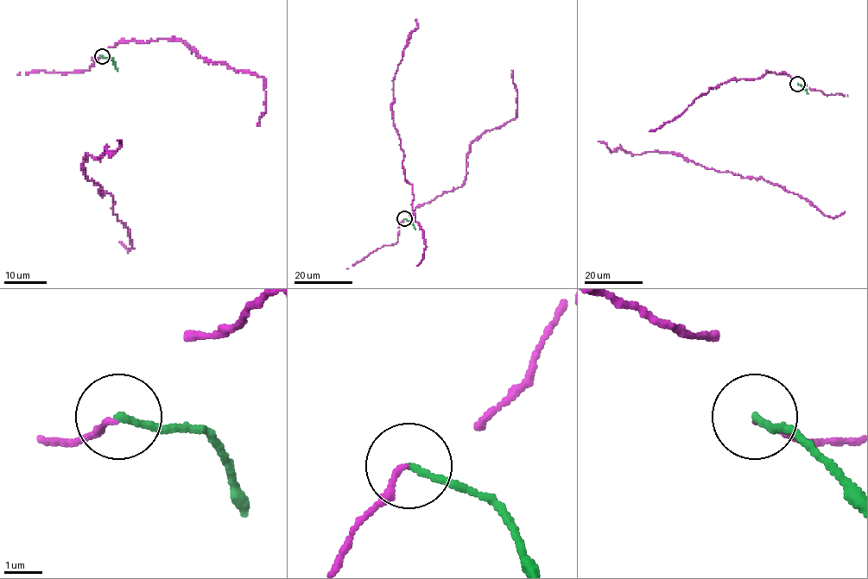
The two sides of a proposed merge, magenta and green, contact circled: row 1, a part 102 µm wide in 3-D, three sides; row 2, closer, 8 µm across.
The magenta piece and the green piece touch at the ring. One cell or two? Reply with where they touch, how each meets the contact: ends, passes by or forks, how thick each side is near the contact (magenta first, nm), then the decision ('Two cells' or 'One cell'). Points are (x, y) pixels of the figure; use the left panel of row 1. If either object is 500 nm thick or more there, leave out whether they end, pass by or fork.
Place: (102, 56). At the ring magenta ends. At the ring green ends. Thickness 140 nm (magenta) against 160 nm. Two cells

